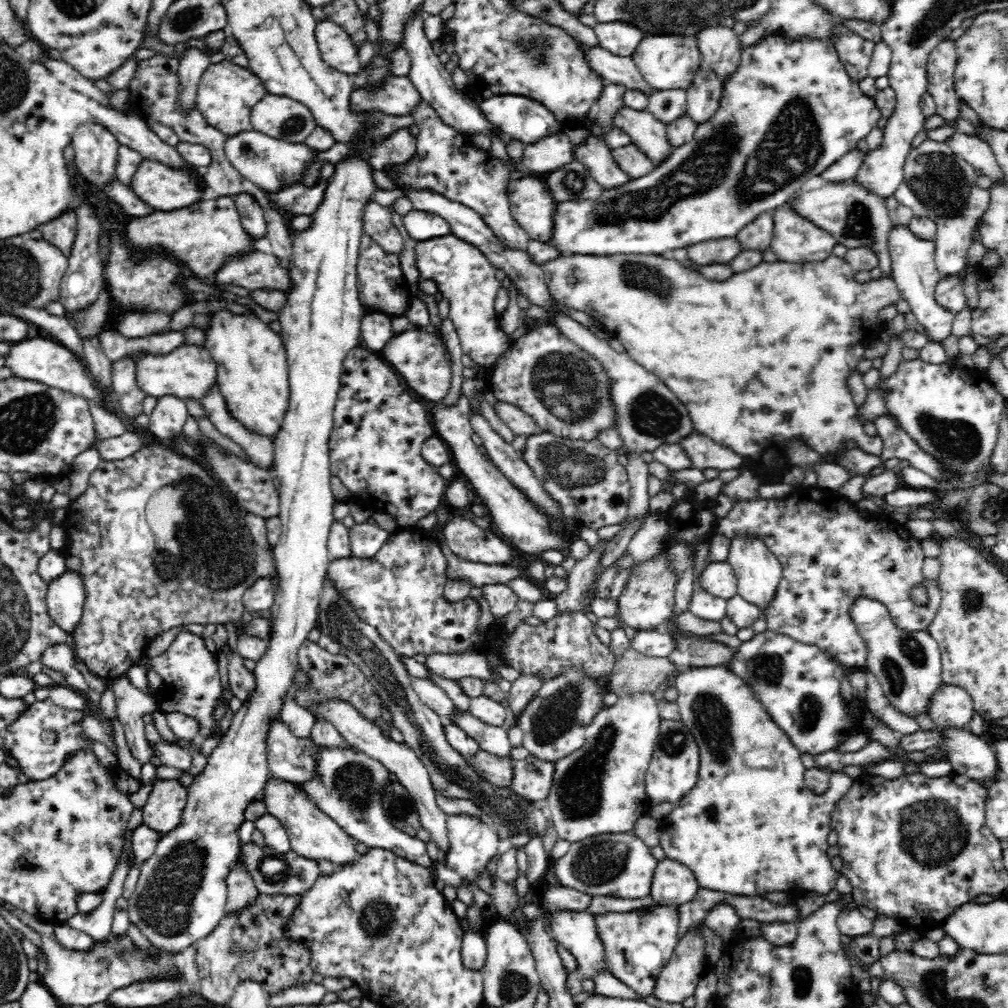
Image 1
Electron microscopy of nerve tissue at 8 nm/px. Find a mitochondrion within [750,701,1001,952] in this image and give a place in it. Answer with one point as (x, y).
(931, 828)

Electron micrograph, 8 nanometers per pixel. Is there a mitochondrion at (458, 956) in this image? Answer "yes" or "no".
no

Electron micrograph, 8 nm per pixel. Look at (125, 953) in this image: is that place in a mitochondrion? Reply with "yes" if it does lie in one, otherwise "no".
yes

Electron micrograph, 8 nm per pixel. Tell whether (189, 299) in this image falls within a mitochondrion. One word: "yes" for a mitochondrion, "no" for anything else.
no

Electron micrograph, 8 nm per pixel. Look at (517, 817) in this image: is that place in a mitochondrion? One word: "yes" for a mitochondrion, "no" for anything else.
yes

